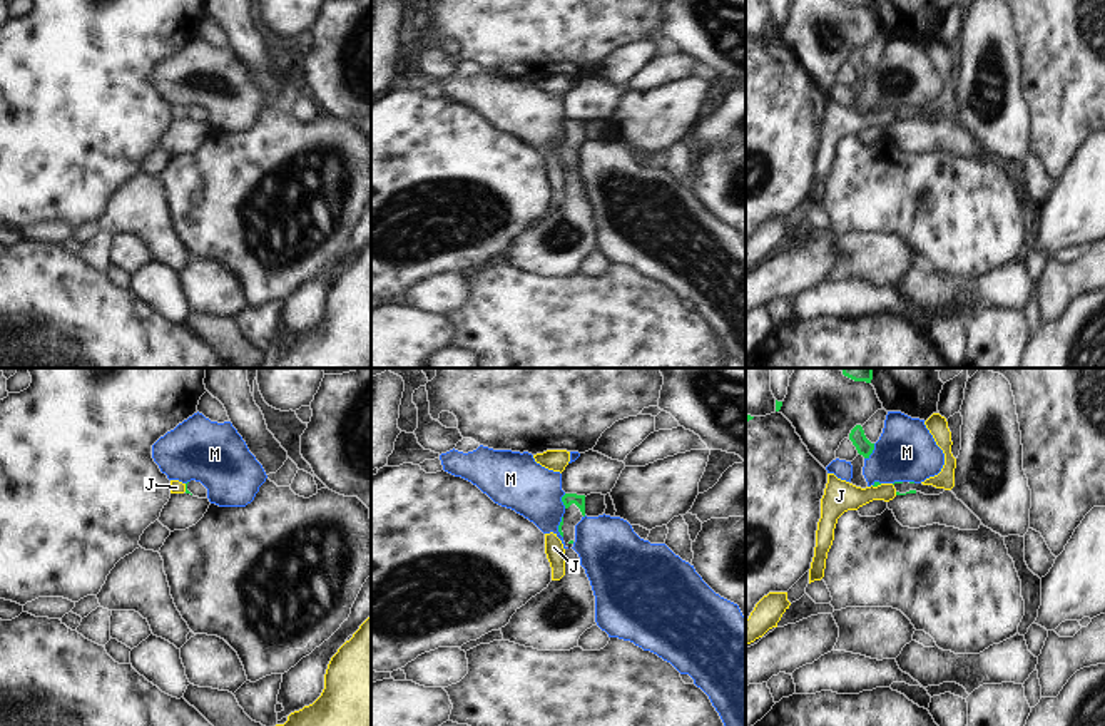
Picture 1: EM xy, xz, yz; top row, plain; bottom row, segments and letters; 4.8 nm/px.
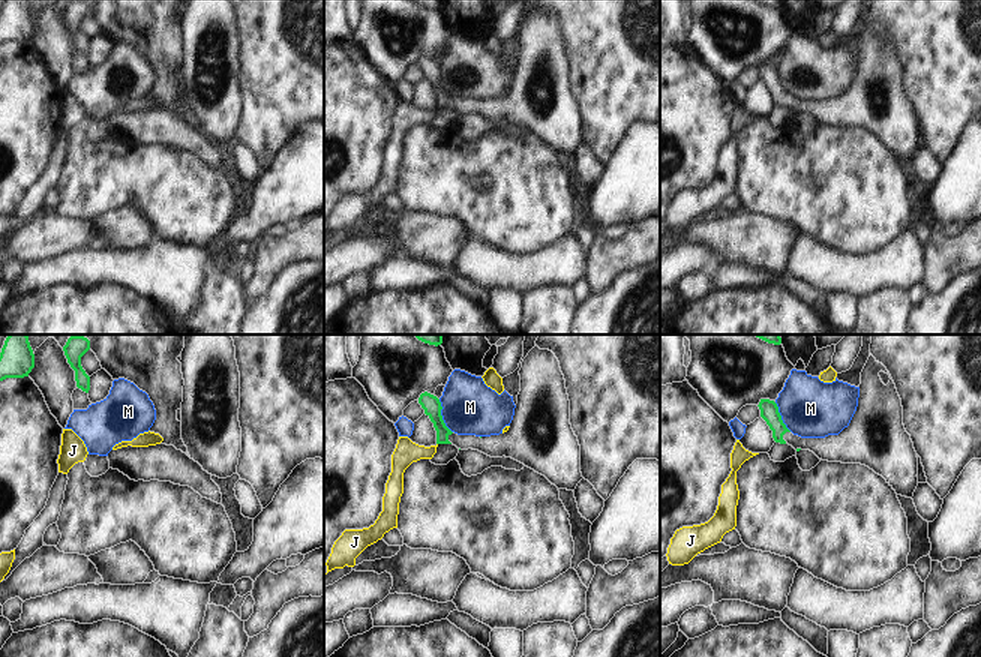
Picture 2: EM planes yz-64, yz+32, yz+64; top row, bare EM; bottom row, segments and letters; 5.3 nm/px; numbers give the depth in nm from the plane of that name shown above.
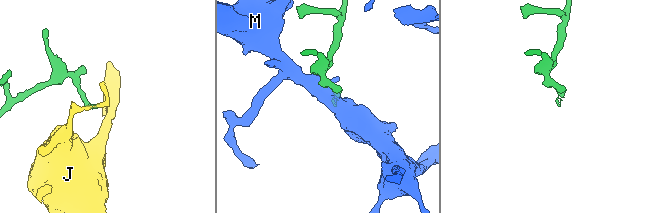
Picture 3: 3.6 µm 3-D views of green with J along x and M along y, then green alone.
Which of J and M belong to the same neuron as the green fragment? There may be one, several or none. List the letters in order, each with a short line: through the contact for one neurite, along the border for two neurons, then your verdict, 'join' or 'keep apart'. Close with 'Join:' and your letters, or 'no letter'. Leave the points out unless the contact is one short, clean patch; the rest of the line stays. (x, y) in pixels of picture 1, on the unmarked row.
J: line yz (881, 109), (871, 111); keep apart
M: line yz (875, 69), (875, 74), (865, 84); keep apart
Join: no letter

